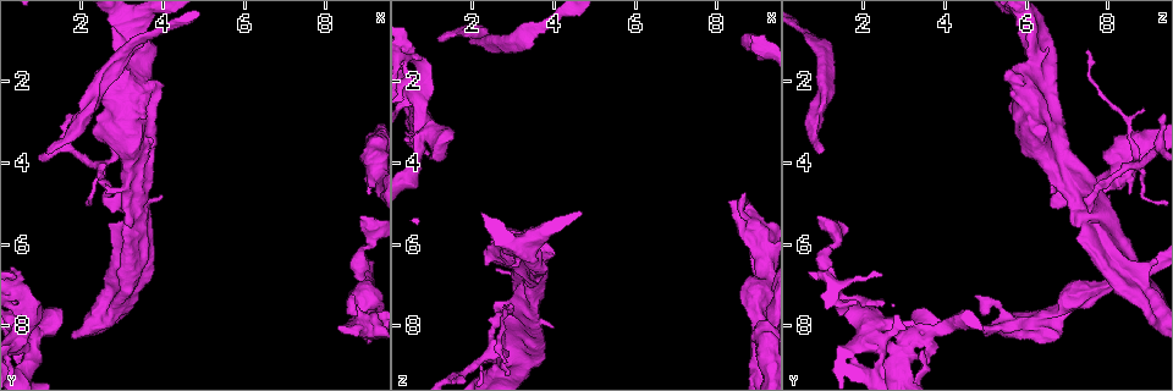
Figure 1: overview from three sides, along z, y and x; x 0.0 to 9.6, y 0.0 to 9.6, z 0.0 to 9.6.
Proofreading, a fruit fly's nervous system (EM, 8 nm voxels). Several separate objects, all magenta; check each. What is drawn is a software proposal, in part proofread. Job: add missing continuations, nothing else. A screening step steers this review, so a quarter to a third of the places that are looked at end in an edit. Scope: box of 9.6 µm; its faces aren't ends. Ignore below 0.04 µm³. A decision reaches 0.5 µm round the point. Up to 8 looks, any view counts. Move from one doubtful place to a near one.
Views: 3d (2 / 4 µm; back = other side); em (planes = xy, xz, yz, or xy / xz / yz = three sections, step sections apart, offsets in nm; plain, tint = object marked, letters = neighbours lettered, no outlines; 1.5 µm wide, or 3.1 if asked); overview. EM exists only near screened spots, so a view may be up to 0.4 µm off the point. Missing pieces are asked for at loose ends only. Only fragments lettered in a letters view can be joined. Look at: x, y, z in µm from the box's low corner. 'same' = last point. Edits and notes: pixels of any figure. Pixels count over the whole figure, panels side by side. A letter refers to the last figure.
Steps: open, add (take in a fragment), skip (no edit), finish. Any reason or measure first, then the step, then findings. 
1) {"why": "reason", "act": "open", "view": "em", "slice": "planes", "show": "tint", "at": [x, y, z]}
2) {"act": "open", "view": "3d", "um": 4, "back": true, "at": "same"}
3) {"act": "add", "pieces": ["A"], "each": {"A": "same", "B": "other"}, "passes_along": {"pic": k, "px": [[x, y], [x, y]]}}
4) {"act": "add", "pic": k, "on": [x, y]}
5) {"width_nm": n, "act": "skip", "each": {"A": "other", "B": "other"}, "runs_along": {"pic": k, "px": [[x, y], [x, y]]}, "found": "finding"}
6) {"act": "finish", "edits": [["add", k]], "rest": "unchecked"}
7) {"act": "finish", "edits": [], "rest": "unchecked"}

{"why": "an open end", "act": "open", "view": "3d", "um": 2, "at": [2.85, 1.30, 7.55]}

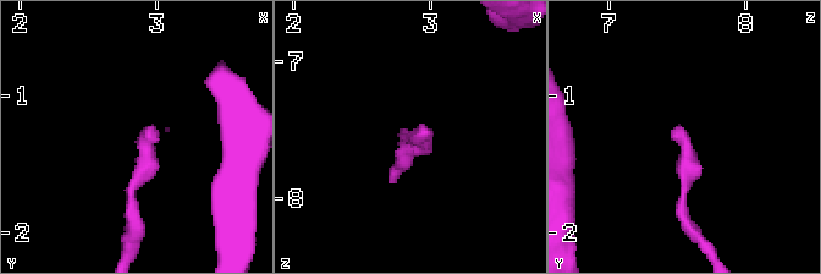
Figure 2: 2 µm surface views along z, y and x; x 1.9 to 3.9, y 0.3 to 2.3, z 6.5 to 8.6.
{"why": "shape alone is not enough", "act": "open", "view": "em", "slice": "yz", "step": 8, "show": "letters", "at": [2.92, 1.22, 7.52]}

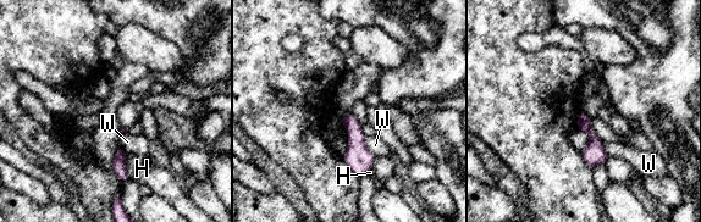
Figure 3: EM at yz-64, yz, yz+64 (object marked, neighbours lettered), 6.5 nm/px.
{"act": "open", "view": "em", "slice": "planes", "show": "letters", "at": "same"}

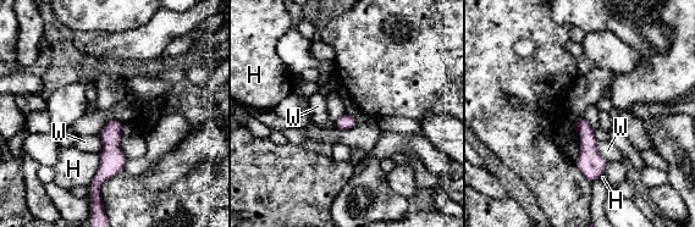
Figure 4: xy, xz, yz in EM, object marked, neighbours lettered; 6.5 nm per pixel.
{"width_nm": 100, "act": "skip", "each": {"H": "other", "W": "other"}, "runs_along": {"pic": 4, "px": [[116, 123], [111, 164], [95, 187]]}, "found": "none of them fits"}

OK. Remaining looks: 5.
{"why": "branch stops here", "act": "open", "view": "em", "slice": "planes", "show": "letters", "at": [1.25, 3.75, 0.85]}

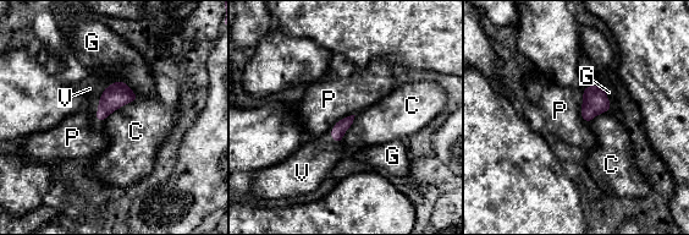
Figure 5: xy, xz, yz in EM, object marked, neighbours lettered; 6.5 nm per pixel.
{"longest_contact_nm": ["C", 260], "act": "add", "pic": 5, "on": [89, 88], "each": {"C": "other", "G": "other", "P": "other", "V": "same"}, "passes_along": {"pic": 5, "px": [[117, 94], [102, 96], [89, 88]]}, "found": "it goes on there"}

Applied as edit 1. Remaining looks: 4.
{"act": "open", "view": "overview"}

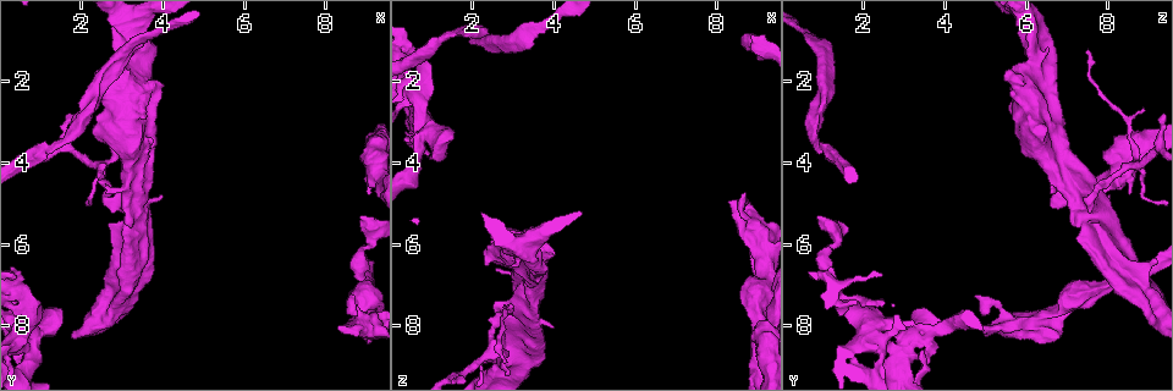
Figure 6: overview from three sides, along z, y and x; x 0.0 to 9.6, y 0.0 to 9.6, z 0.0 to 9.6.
{"why": "free end", "act": "open", "view": "3d", "um": 4, "at": [8.90, 5.30, 0.90]}

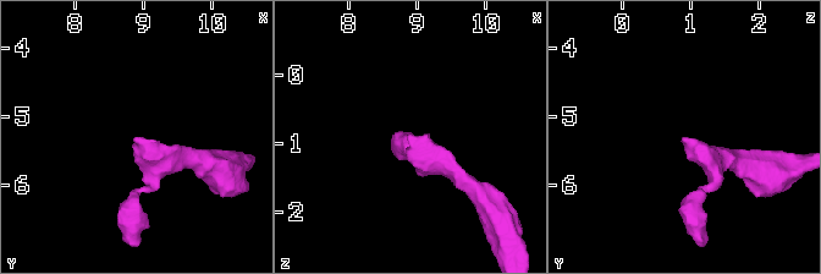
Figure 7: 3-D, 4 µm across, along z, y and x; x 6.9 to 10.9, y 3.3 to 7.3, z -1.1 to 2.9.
{"why": "shape alone is not enough", "act": "open", "view": "em", "slice": "yz", "step": 4, "show": "letters", "at": [8.90, 5.30, 0.90]}

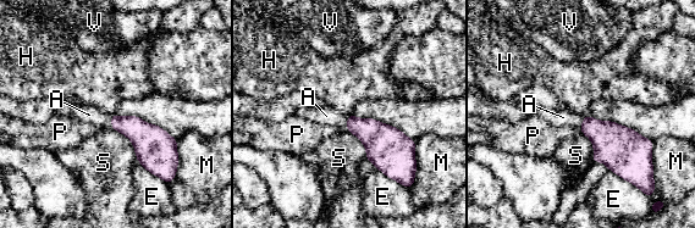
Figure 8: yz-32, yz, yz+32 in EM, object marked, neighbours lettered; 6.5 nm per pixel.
{"act": "add", "pic": 8, "on": [89, 115], "each": {"A": "same", "E": "other", "H": "other", "M": "other", "P": "other", "S": "other", "V": "other"}, "passes_along": {"pic": 8, "px": [[145, 137], [111, 121], [89, 115]]}, "found": "it goes on there"}

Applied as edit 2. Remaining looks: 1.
{"why": "branch stops here", "act": "open", "view": "em", "um": 3.1, "slice": "xy", "step": 16, "show": "letters", "at": [8.30, 7.95, 5.00]}

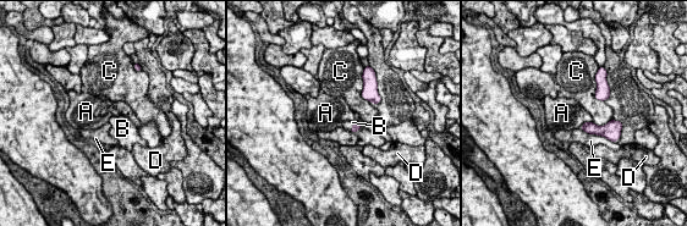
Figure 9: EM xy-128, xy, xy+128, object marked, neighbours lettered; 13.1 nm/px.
{"act": "add", "pic": 9, "on": [347, 125], "each": {"A": "other", "B": "same", "C": "other", "D": "other", "E": "other"}, "passes_along": {"pic": 9, "px": [[356, 127], [352, 126], [347, 125]]}, "found": "it goes on there"}

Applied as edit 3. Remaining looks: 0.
{"act": "finish", "edits": [["add", 5], ["add", 8], ["add", 9]], "rest": "unchecked"}

